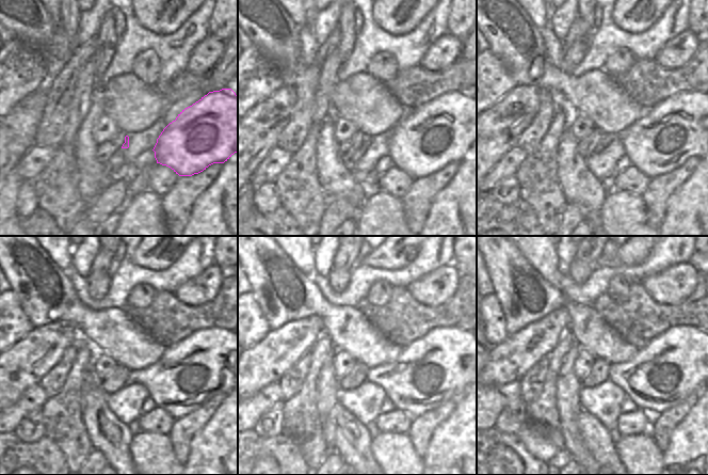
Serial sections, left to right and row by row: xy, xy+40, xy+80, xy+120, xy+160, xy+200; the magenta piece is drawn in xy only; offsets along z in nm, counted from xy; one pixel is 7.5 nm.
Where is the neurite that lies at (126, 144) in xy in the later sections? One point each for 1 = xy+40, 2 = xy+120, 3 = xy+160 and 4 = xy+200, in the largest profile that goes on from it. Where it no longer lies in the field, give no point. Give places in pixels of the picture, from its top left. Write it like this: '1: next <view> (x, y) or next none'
1: next xy+40 (367, 140)
2: next xy+120 (212, 361)
3: next xy+160 (446, 361)
4: next xy+200 (665, 371)

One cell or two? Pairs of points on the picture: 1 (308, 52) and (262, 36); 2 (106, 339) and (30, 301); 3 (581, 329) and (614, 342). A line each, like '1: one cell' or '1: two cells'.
1: two cells
2: one cell
3: one cell

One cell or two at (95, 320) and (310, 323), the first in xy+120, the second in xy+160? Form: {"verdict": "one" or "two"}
{"verdict": "two"}

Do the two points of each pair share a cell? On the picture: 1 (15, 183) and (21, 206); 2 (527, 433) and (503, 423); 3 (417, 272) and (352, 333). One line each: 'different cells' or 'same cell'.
1: different cells
2: different cells
3: different cells

